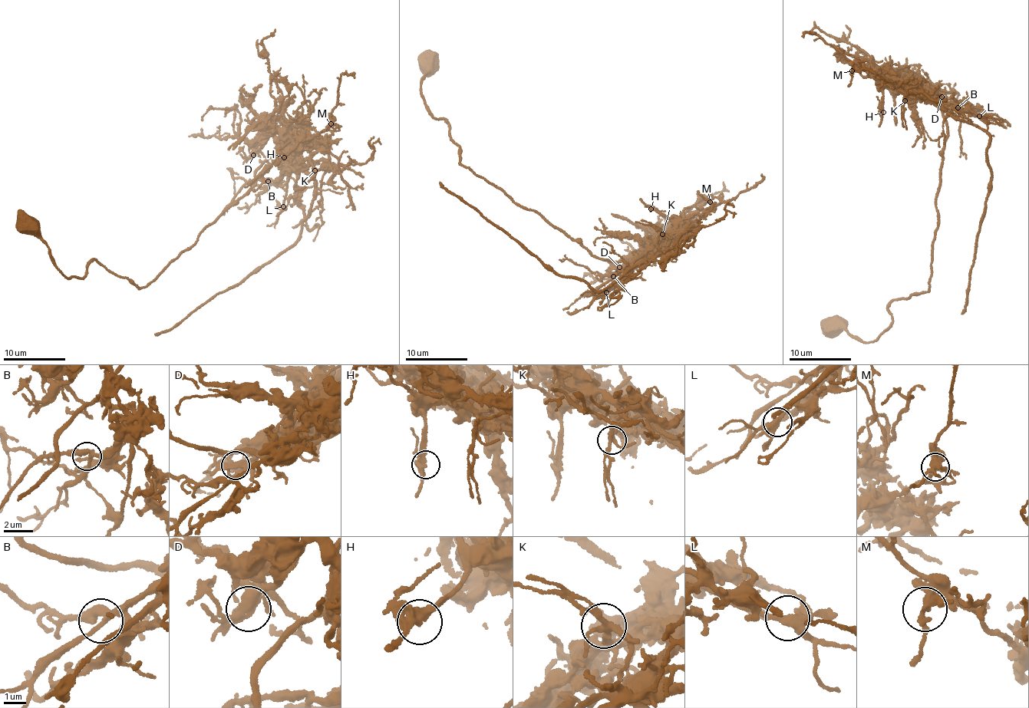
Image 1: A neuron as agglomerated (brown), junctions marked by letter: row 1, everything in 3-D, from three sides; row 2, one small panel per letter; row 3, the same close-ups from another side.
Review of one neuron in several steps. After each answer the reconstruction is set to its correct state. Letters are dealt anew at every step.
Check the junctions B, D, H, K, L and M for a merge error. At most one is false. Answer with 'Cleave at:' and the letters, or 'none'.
Cleave at: D

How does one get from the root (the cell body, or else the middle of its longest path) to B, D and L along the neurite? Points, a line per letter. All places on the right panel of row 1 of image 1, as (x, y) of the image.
B: (832, 329), (878, 340), (890, 327), (892, 302), (927, 291), (948, 133), (936, 93), (958, 107)
D: (832, 329), (878, 340), (890, 327), (892, 302), (928, 291), (947, 126), (934, 90), (914, 84), (941, 97)
L: (832, 329), (878, 340), (890, 327), (892, 302), (927, 291), (948, 133), (935, 93), (979, 116)

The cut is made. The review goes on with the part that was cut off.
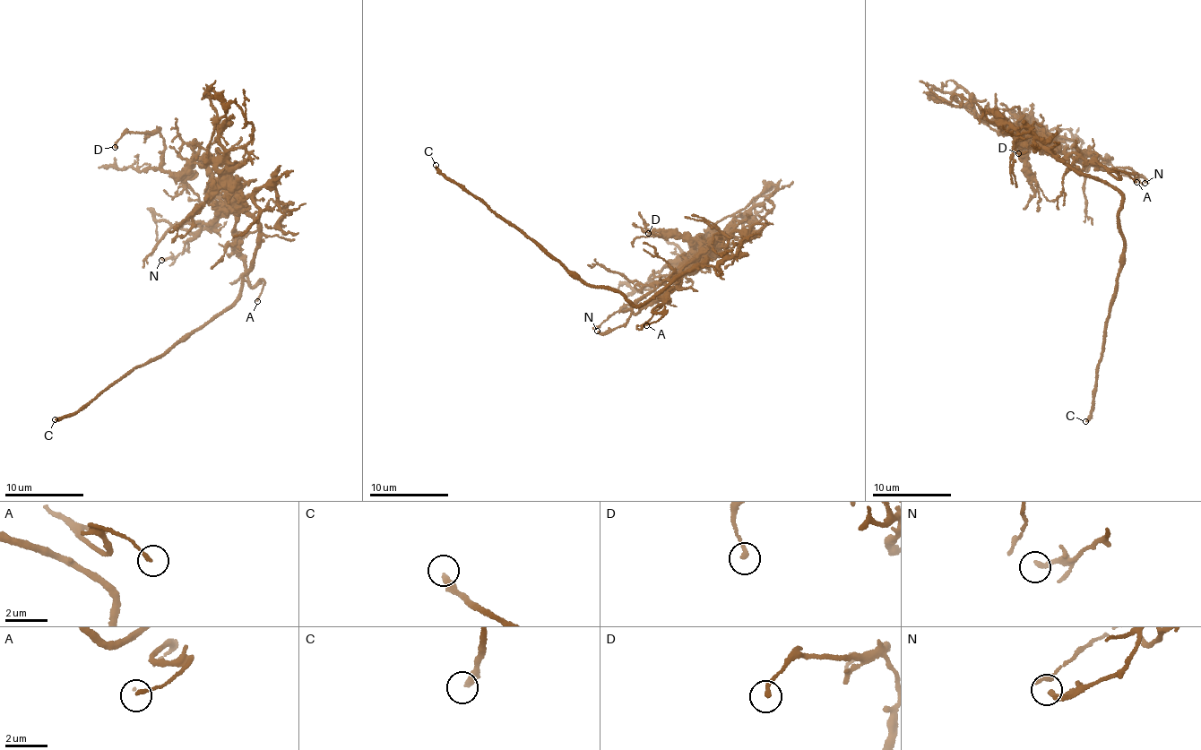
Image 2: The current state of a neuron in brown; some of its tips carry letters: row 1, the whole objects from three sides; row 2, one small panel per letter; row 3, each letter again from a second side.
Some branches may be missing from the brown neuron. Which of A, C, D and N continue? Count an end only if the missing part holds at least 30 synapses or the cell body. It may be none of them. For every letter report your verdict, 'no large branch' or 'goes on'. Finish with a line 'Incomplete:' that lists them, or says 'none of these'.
A: no large branch
C: goes on
D: no large branch
N: no large branch
Incomplete: C

